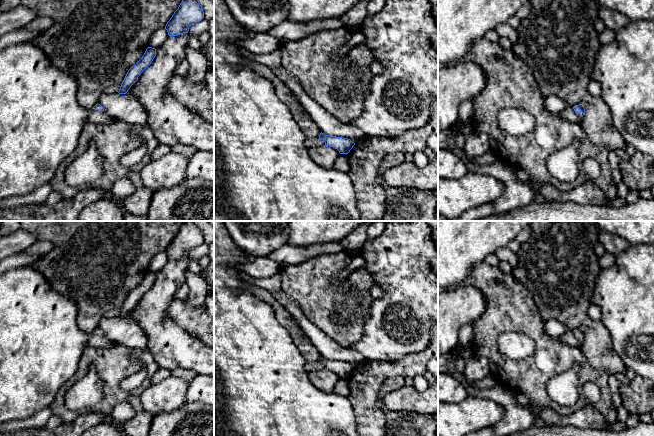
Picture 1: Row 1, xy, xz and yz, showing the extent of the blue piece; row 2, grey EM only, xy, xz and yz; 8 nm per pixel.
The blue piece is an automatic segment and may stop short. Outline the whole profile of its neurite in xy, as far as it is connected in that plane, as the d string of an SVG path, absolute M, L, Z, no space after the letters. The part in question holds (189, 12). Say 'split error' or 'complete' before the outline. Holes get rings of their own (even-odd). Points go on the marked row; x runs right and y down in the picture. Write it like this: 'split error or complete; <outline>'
complete; M182 0L178 9L167 22L165 29L169 36L188 33L189 27L204 18L202 6L195 0Z

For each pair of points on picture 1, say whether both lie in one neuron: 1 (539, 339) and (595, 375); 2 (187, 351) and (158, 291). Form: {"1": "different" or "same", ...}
{"1": "same", "2": "same"}

